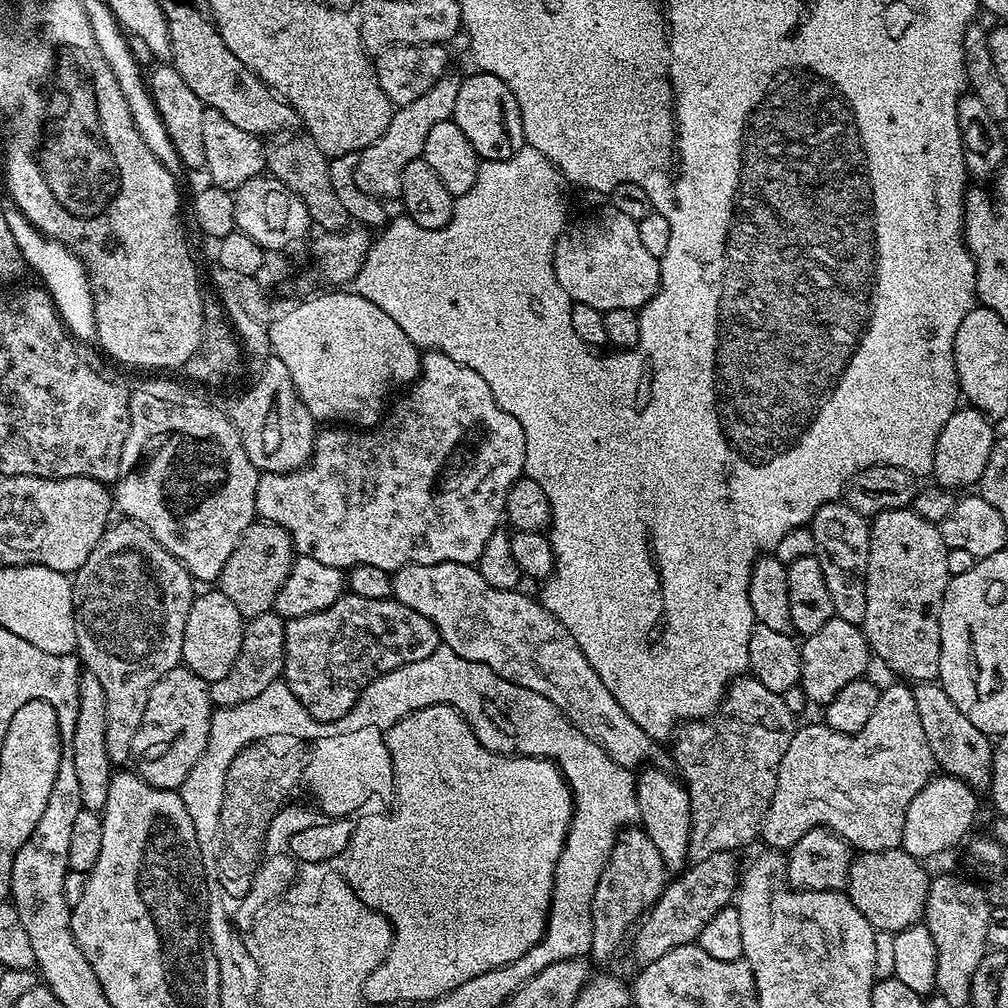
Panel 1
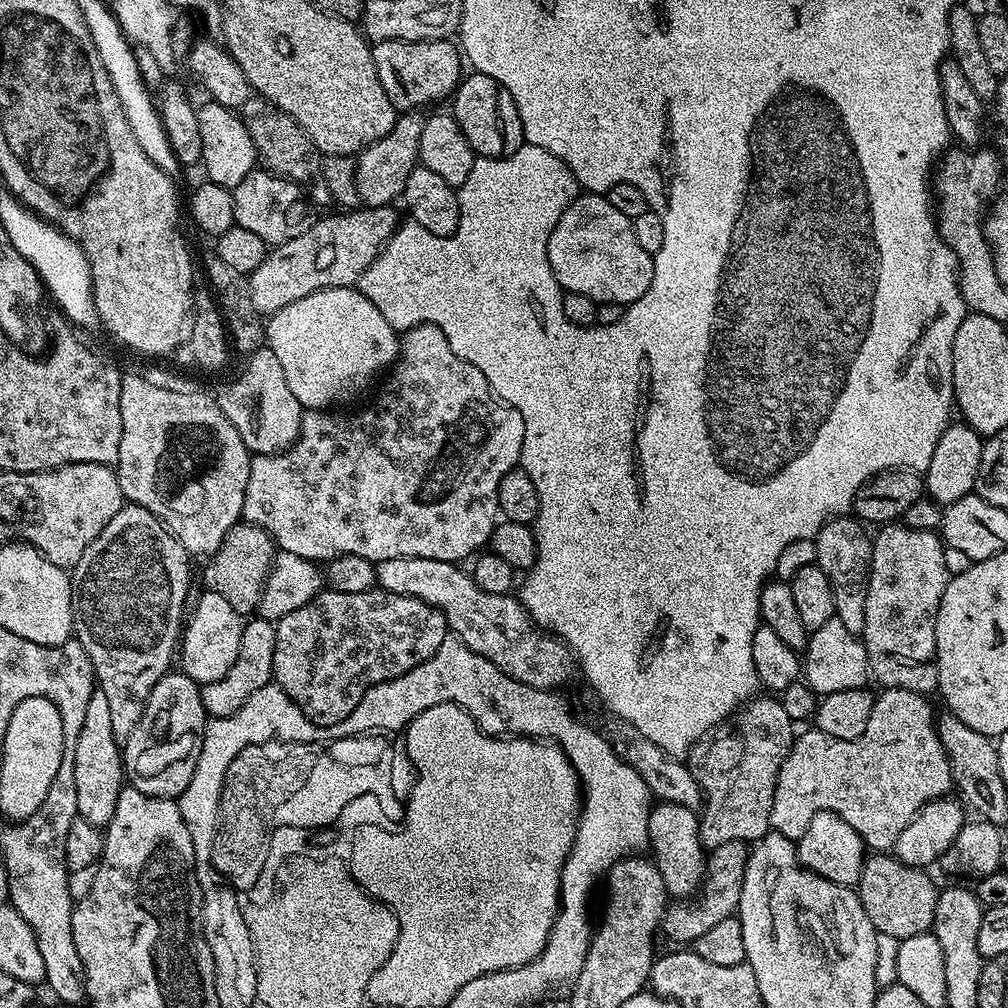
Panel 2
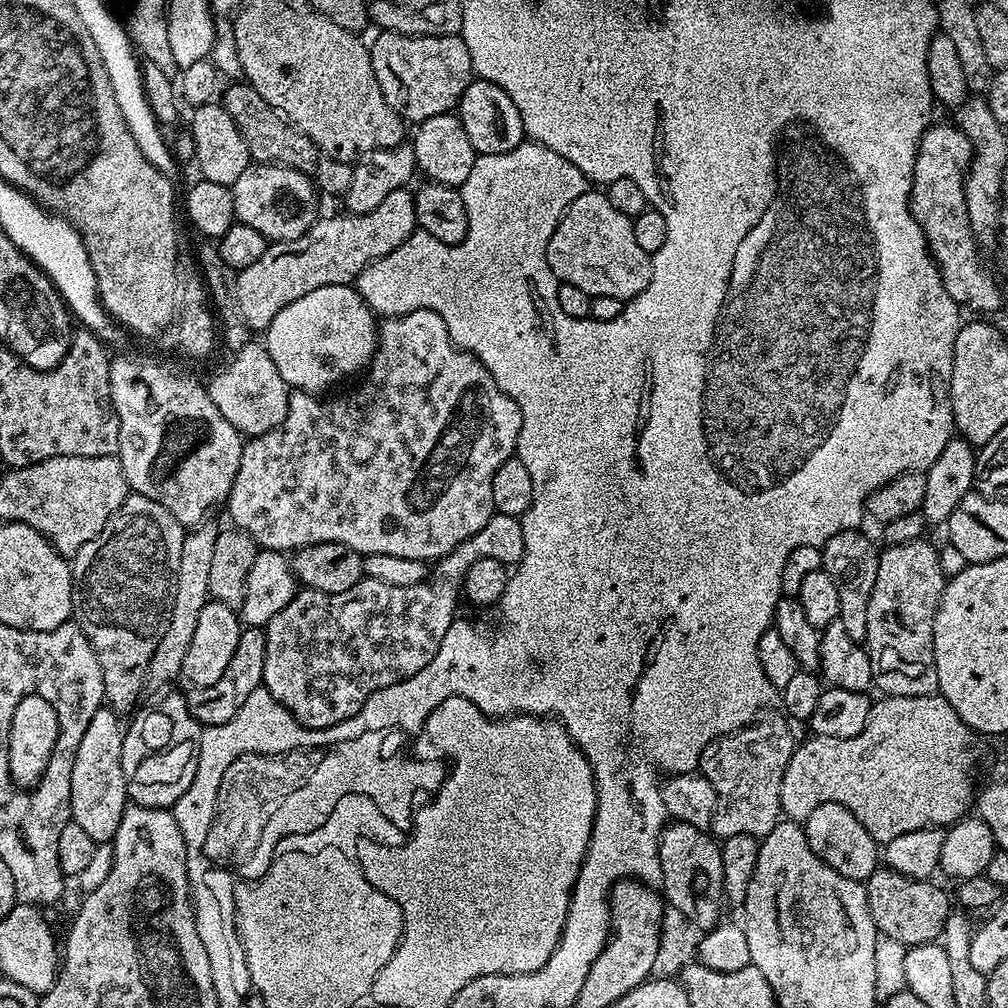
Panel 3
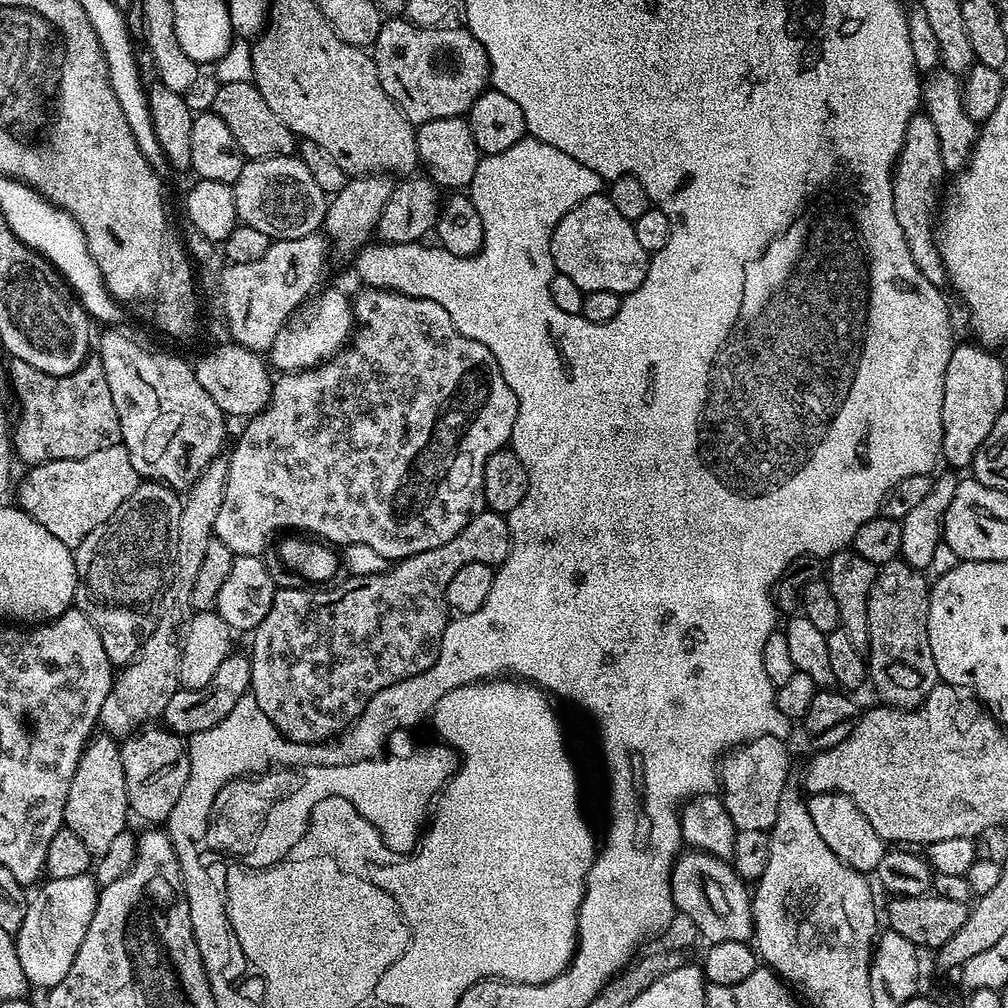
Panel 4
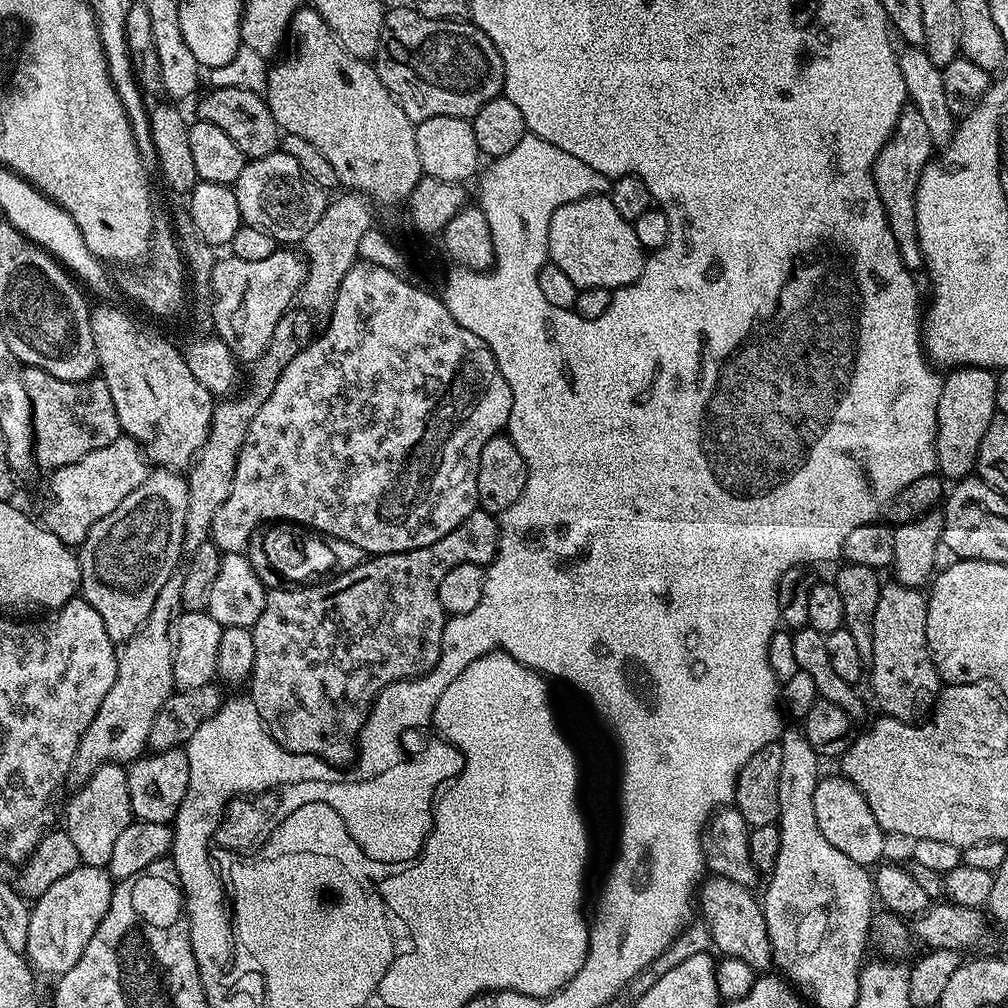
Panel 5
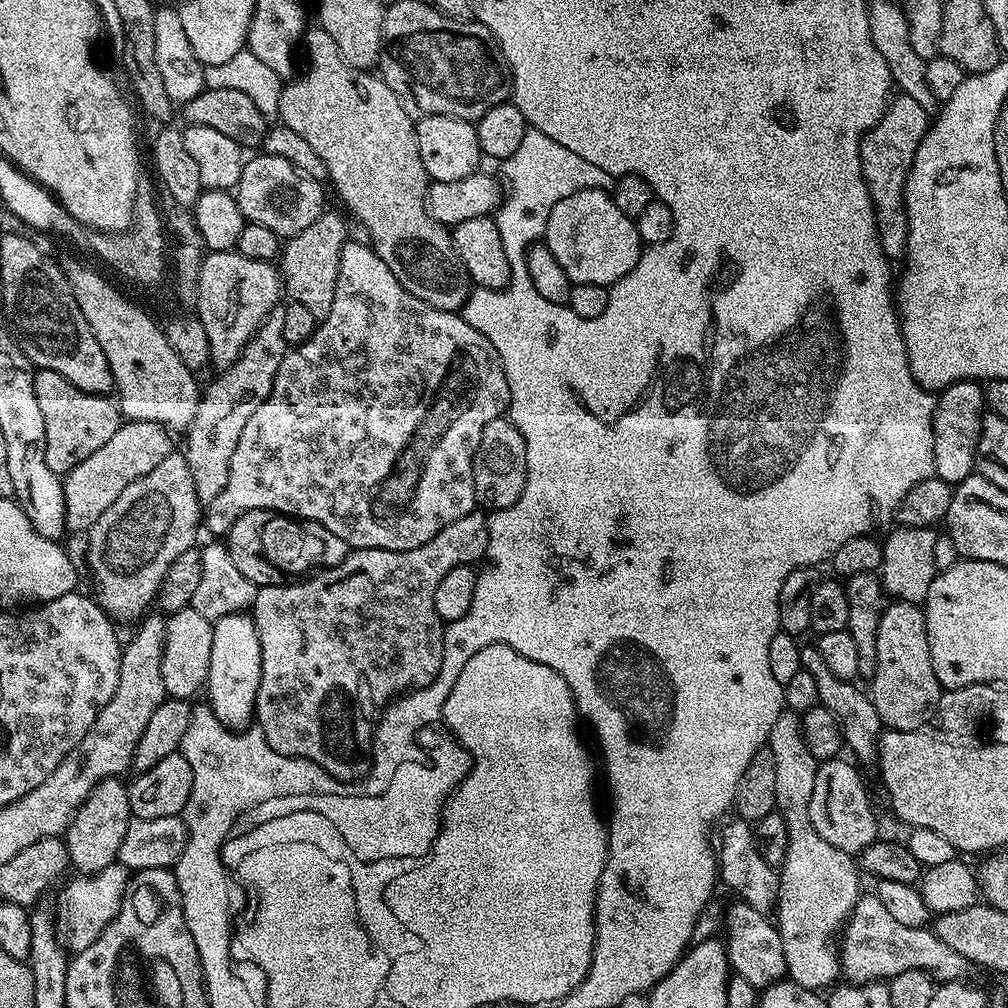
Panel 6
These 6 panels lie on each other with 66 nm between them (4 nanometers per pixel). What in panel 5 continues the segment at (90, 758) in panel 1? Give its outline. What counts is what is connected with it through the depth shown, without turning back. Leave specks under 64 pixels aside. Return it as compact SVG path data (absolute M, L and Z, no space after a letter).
M123 764L98 766L98 770L94 770L94 774L90 774L90 778L77 788L80 789L73 794L64 812L63 831L68 832L74 841L81 864L107 868L110 853L114 850L114 841L121 836L122 830L126 830L126 826L134 822L127 767Z

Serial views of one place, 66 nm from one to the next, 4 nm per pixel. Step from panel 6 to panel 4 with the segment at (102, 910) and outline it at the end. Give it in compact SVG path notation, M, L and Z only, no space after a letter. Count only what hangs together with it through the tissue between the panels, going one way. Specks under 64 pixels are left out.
M85 874L57 880L48 878L36 890L36 896L34 892L29 899L22 926L14 933L14 941L22 974L28 979L29 985L33 989L47 990L58 986L58 982L66 978L66 970L70 970L74 954L78 954L78 946L82 946L82 938L86 938L86 930L90 930L98 885L95 875Z

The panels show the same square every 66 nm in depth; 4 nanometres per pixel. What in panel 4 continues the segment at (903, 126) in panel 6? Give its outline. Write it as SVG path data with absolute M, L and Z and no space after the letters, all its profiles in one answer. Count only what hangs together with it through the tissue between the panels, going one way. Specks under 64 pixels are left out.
M925 114L912 116L906 126L900 154L896 157L896 166L892 170L892 197L894 214L898 218L898 226L902 226L904 231L906 246L910 246L910 258L914 258L914 266L918 266L918 270L930 278L935 288L943 289L948 284L948 275L940 251L936 249L934 213L938 208L938 200L932 197L932 188L938 187L940 176L945 175L939 148L938 131L930 118Z

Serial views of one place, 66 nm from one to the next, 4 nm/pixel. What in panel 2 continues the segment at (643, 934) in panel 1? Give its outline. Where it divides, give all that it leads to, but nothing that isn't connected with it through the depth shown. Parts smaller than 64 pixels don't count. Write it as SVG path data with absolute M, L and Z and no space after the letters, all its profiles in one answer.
M722 842L722 846L711 849L706 860L706 875L698 892L700 901L695 904L695 899L684 898L679 902L669 903L668 910L664 913L663 935L666 934L670 939L680 943L677 945L686 946L702 938L702 934L706 934L710 926L722 922L722 918L736 916L740 907L749 851L749 845L745 842Z

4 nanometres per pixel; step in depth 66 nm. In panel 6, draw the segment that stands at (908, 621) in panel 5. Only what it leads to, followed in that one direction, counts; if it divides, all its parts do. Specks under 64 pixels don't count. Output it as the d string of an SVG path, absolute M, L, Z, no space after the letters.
M892 600L881 611L876 669L870 678L870 684L874 710L878 710L878 718L885 729L893 732L918 730L918 726L926 723L935 712L942 689L938 674L934 674L934 662L930 654L928 631L921 605L905 600Z

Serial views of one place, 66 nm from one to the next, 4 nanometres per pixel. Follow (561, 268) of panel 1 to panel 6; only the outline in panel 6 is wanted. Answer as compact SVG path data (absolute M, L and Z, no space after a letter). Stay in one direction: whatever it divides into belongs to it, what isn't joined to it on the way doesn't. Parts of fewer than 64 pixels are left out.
M602 188L580 189L562 198L550 210L542 240L573 284L614 285L634 270L642 251L635 219L622 214Z

